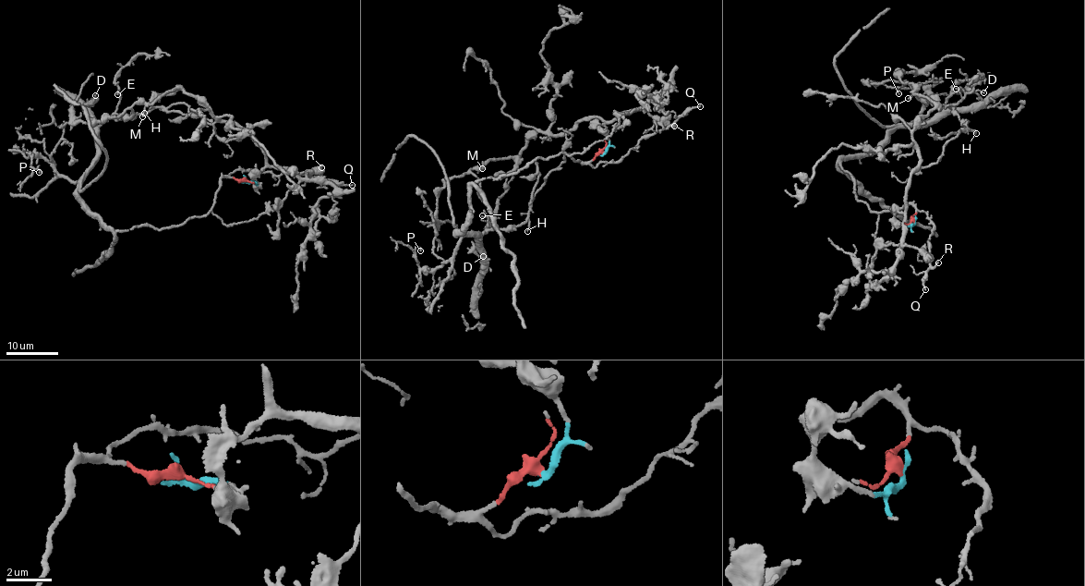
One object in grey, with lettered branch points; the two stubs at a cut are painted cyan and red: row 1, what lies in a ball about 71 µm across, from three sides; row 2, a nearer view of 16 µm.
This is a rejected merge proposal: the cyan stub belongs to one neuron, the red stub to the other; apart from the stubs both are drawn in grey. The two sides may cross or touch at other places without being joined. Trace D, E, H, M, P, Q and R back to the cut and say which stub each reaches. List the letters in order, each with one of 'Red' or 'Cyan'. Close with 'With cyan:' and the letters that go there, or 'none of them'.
D: Red
E: Red
H: Red
M: Cyan
P: Red
Q: Red
R: Red
With cyan: M

